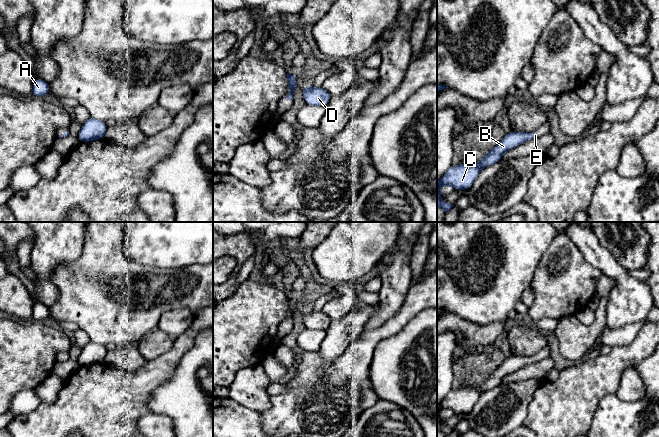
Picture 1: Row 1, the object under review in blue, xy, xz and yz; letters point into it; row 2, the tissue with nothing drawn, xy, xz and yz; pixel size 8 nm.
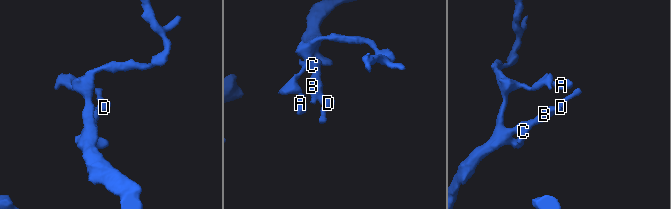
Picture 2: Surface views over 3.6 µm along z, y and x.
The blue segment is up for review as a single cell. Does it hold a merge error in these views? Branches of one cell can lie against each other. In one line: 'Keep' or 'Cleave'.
Keep

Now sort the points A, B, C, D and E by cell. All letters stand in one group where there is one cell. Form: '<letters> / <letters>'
A B C D E

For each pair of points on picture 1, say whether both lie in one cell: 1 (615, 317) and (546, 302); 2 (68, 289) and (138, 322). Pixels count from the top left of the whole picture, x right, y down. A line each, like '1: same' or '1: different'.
1: different
2: same

